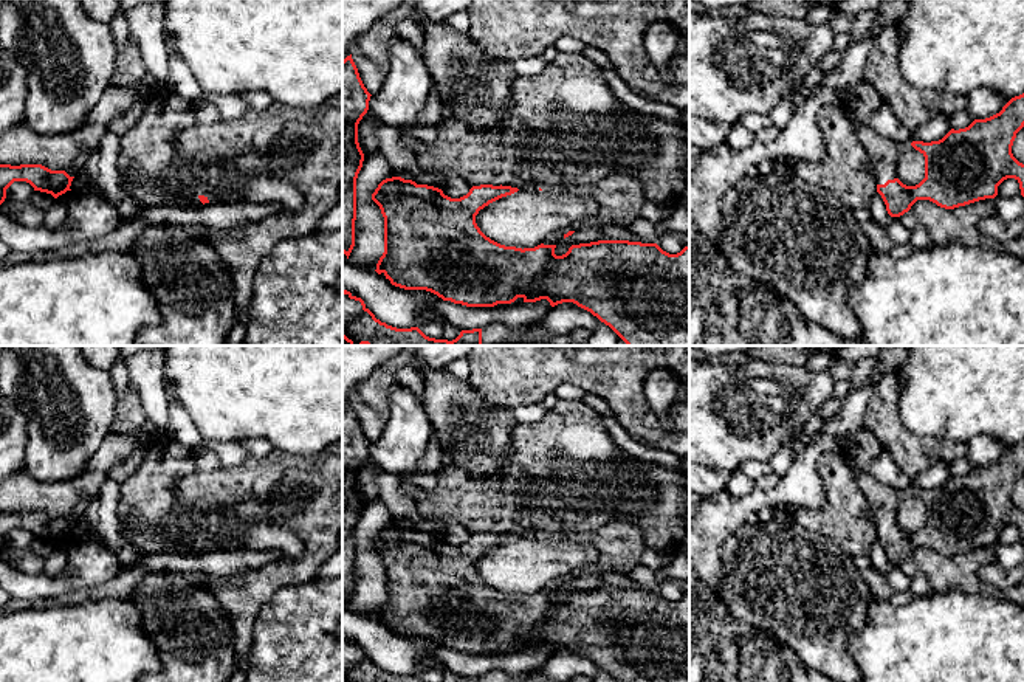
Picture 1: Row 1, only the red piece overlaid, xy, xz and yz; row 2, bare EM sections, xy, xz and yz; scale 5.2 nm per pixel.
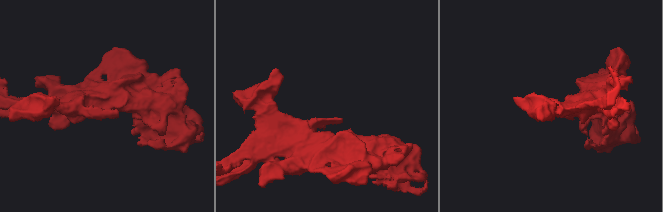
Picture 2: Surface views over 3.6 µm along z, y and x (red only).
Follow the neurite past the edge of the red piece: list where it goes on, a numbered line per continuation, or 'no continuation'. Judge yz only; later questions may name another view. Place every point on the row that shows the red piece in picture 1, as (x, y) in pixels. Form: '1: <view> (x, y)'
1: yz (883, 154)

